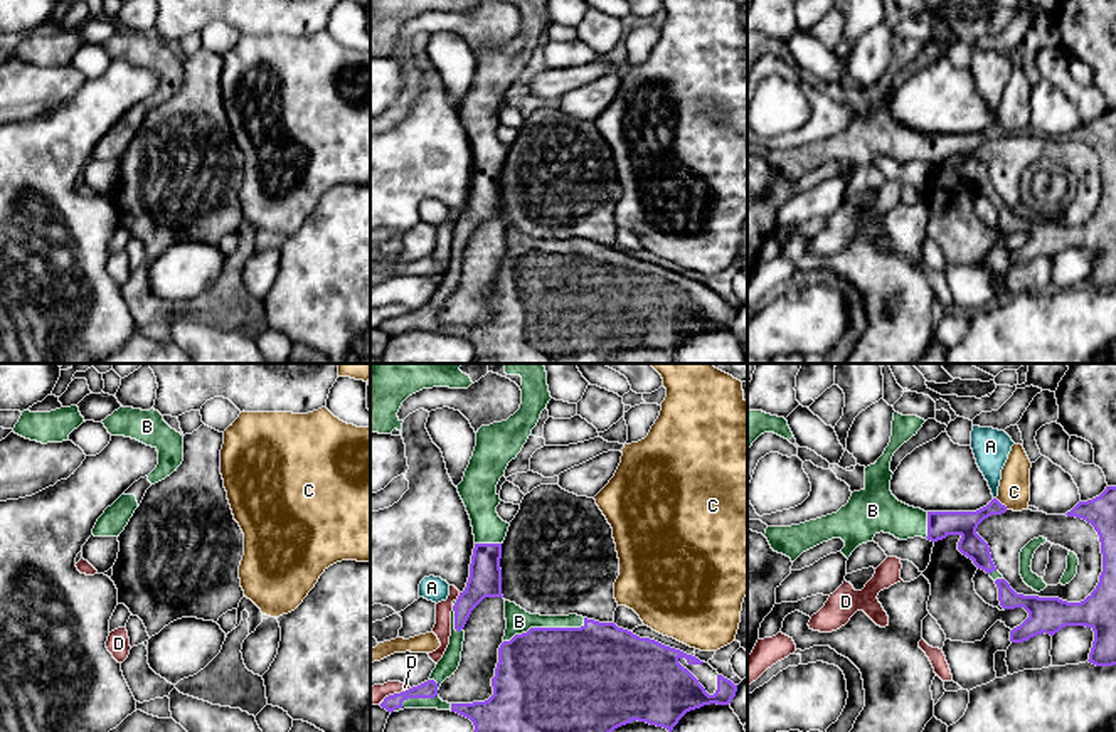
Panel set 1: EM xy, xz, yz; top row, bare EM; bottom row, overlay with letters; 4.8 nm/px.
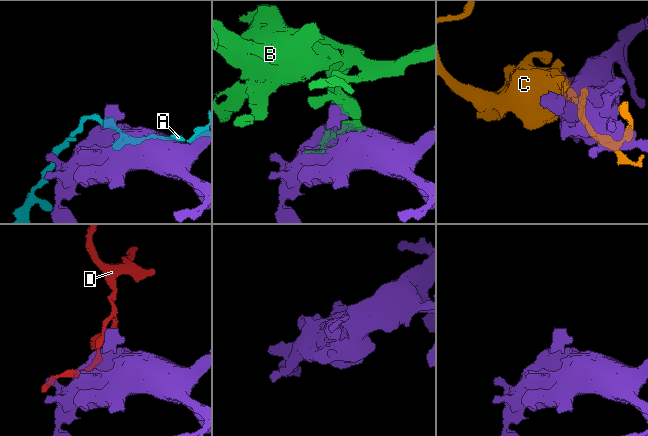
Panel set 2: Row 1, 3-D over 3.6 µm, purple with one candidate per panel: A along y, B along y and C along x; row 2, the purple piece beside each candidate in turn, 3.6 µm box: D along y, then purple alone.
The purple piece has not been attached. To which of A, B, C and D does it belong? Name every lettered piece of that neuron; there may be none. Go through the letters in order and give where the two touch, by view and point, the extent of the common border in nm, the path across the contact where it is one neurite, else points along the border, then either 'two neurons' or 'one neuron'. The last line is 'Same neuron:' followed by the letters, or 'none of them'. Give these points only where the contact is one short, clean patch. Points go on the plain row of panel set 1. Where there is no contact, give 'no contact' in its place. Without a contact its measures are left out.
A: meets purple in xz at (455, 228); contact 40 nm long; two neurons
B: meets purple in xz at (546, 251); contact 400 nm long; one neuron
C: meets purple in yz at (1000, 127); contact 80 nm long; two neurons
D: meets purple in xz at (458, 219); contact 50 nm long; two neurons
Same neuron: B

